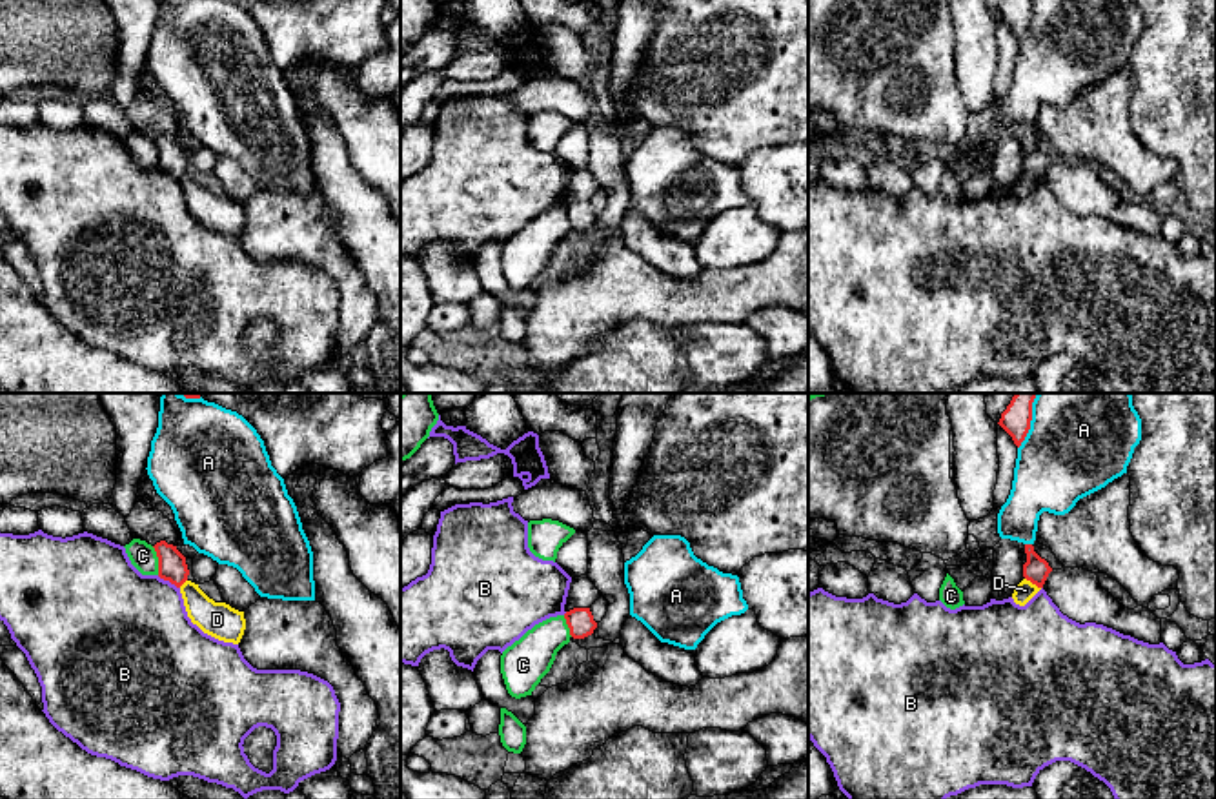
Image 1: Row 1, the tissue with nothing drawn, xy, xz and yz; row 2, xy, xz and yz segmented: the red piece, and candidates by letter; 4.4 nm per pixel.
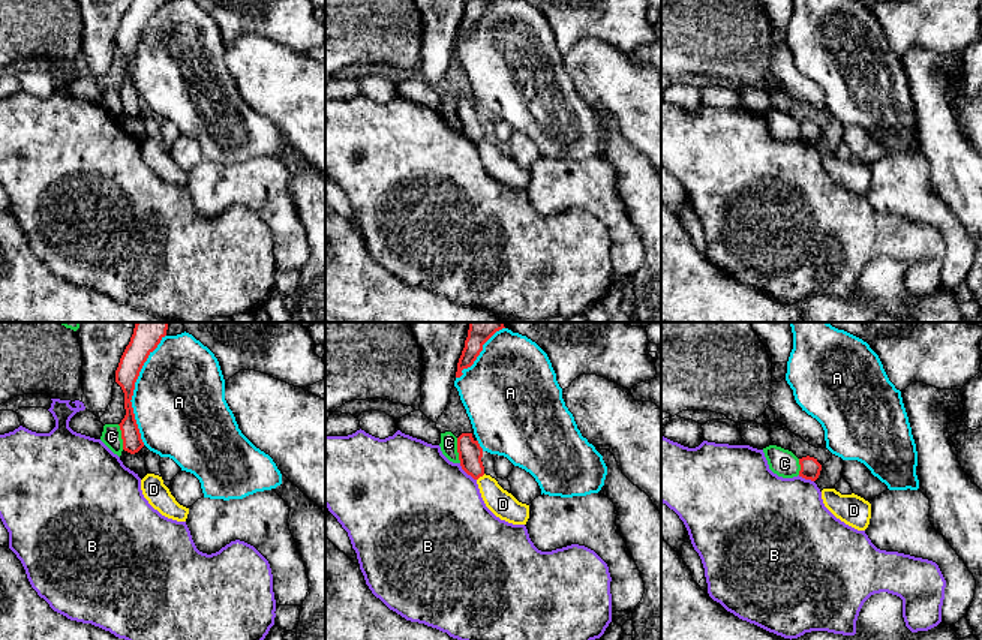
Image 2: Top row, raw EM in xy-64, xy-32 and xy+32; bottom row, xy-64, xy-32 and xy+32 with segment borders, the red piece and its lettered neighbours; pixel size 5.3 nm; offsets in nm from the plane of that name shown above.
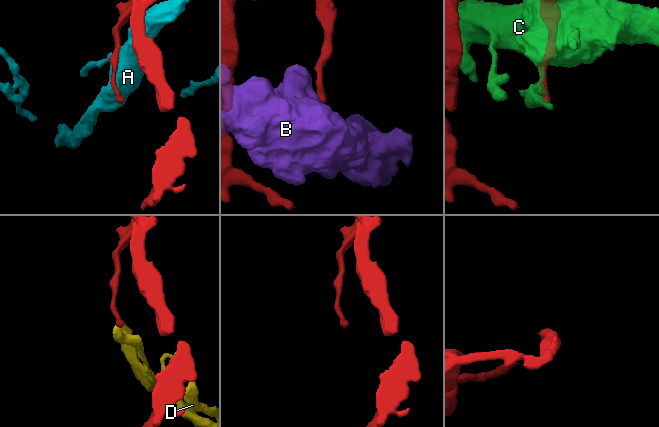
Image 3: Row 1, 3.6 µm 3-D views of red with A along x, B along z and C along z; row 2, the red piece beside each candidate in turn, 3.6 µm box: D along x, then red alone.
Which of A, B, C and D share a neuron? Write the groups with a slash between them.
A / B / C / D

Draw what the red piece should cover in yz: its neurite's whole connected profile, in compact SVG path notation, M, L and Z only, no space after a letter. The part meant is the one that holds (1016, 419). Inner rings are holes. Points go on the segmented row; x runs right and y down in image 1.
M1016 393L998 422L1012 437L1018 448L1030 430L1032 402L1036 395L1038 393Z

